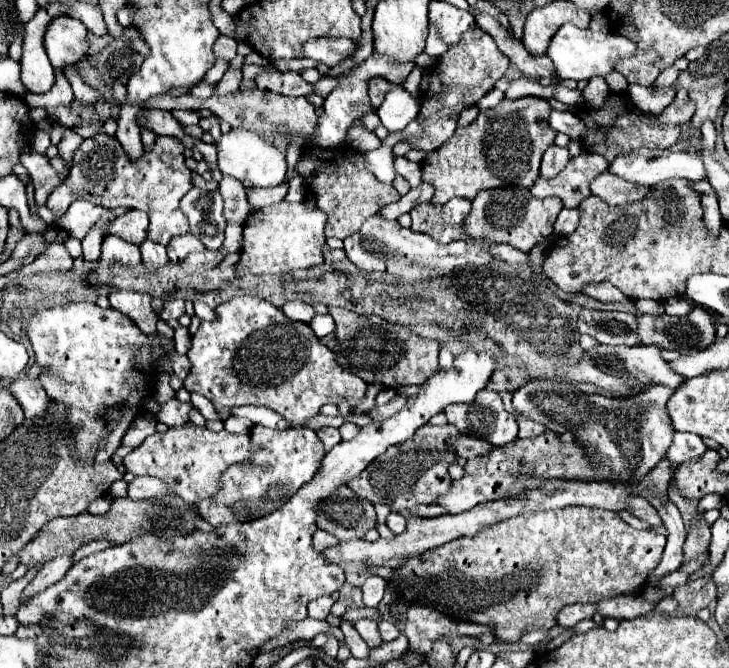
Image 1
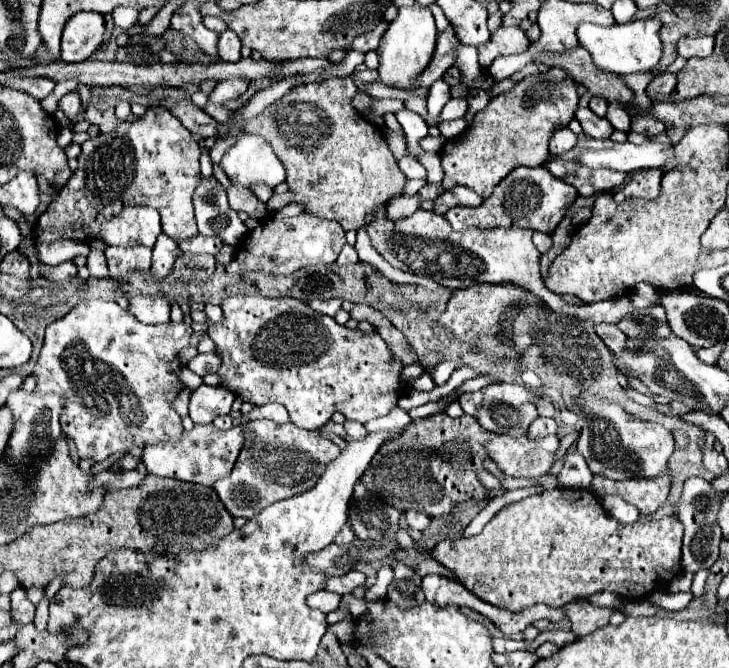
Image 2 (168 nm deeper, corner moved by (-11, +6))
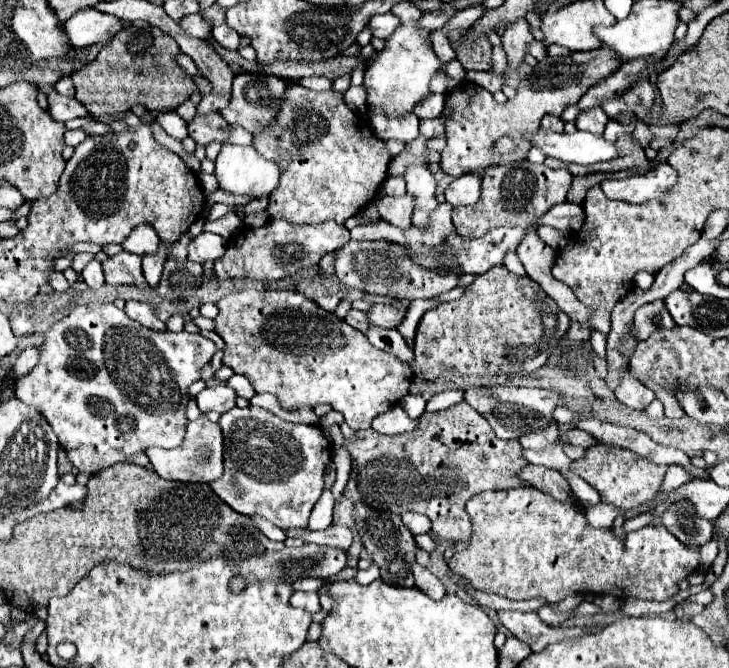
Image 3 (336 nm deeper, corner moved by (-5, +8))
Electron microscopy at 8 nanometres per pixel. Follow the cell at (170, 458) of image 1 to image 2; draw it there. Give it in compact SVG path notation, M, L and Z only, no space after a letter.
M196 424L190 432L184 432L178 444L160 442L146 446L142 454L142 462L146 464L150 474L168 476L202 486L214 486L216 480L226 478L232 472L238 452L242 450L242 444L244 444L244 432L240 426L234 426L230 430L218 430L214 424Z

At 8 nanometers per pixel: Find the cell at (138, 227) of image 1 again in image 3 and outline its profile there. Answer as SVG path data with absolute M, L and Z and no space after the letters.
M138 224L130 232L130 236L122 242L122 248L126 252L134 252L134 254L144 256L144 254L154 252L158 248L158 242L160 242L160 238L150 224Z

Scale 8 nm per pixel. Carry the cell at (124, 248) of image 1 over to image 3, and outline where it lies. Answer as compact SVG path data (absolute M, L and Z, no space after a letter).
M120 252L106 262L102 262L106 282L112 286L118 284L132 284L138 288L146 288L146 280L142 274L142 256L130 254L130 252Z

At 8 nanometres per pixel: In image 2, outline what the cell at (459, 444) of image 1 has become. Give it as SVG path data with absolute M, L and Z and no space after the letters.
M498 436L486 444L488 454L498 464L498 468L502 468L506 476L514 478L544 476L556 460L558 446L558 436L546 436L536 440L528 436Z

